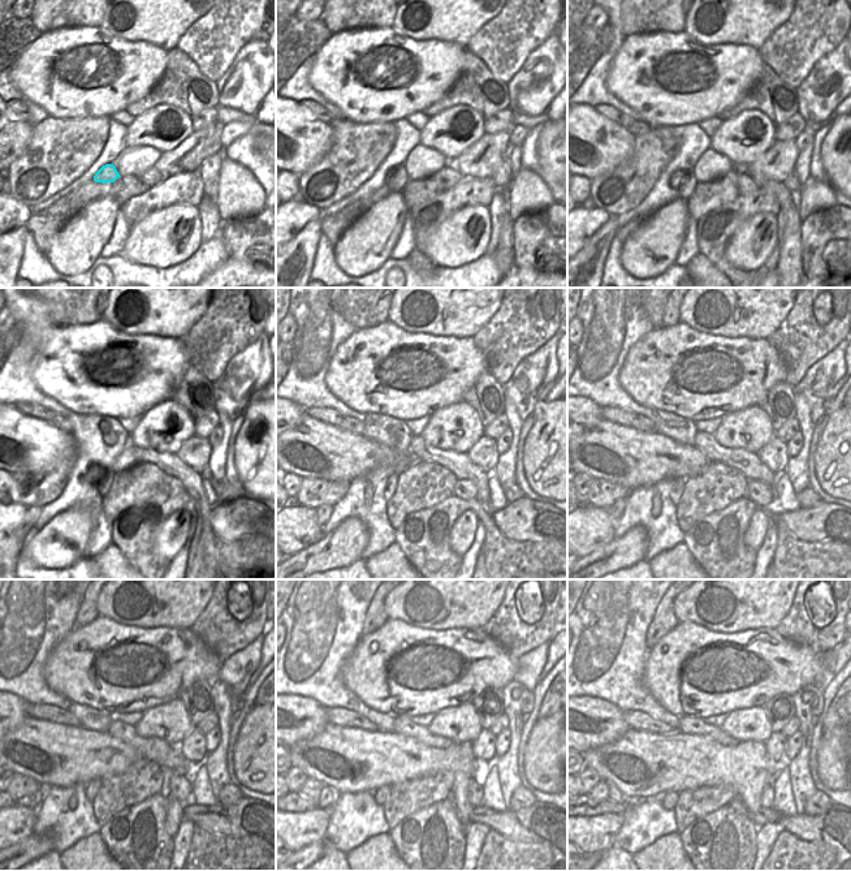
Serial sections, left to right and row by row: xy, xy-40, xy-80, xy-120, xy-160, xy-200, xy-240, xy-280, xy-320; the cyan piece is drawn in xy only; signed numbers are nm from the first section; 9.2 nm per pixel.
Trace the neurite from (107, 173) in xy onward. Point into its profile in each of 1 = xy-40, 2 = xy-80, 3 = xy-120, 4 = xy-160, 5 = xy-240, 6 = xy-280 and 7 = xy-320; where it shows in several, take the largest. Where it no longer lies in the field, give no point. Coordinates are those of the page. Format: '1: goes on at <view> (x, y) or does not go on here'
1: goes on at xy-40 (396, 179)
2: goes on at xy-80 (685, 182)
3: goes on at xy-120 (98, 479)
4: goes on at xy-160 (380, 482)
5: goes on at xy-240 (91, 788)
6: goes on at xy-280 (380, 796)
7: goes on at xy-320 (669, 802)

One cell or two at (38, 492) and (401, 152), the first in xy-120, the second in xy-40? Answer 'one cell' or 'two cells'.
two cells

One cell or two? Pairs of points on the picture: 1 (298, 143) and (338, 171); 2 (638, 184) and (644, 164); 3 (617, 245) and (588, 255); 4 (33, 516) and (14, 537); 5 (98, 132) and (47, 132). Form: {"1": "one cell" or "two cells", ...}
{"1": "two cells", "2": "one cell", "3": "two cells", "4": "one cell", "5": "one cell"}

